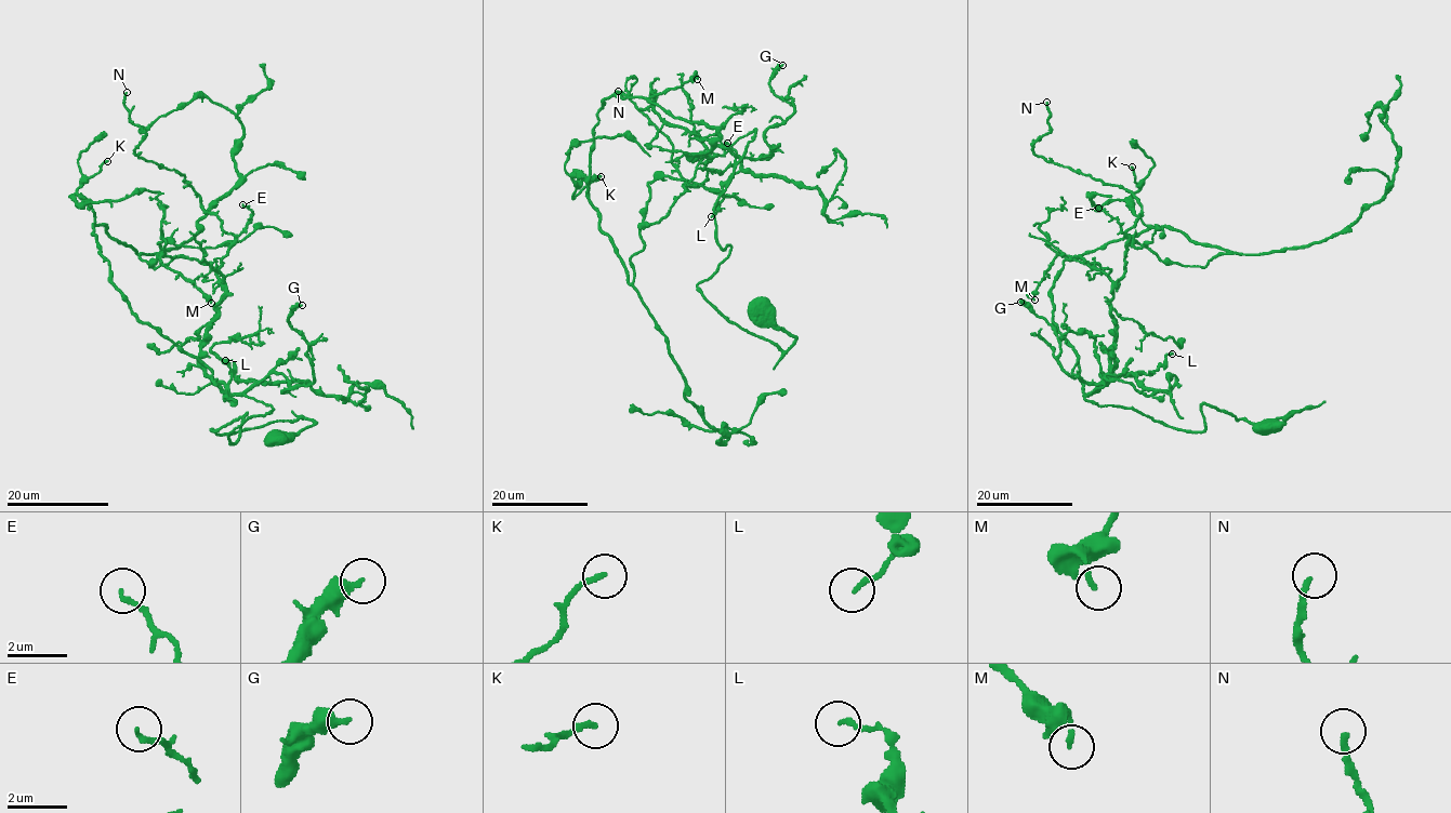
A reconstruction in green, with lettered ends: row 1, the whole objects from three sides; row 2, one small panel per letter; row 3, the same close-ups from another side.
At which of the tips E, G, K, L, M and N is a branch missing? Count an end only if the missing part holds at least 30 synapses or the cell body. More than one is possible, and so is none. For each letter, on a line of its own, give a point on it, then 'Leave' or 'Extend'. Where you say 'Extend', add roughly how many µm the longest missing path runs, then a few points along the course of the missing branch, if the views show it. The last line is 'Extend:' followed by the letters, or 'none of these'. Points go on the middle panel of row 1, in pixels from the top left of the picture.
E: Place: (727, 143). Leave
G: Place: (782, 65). Leave
K: Place: (601, 176). Leave
L: Place: (711, 216). Leave
M: Place: (697, 79). Leave
N: Place: (618, 91). Leave
Extend: none of these

